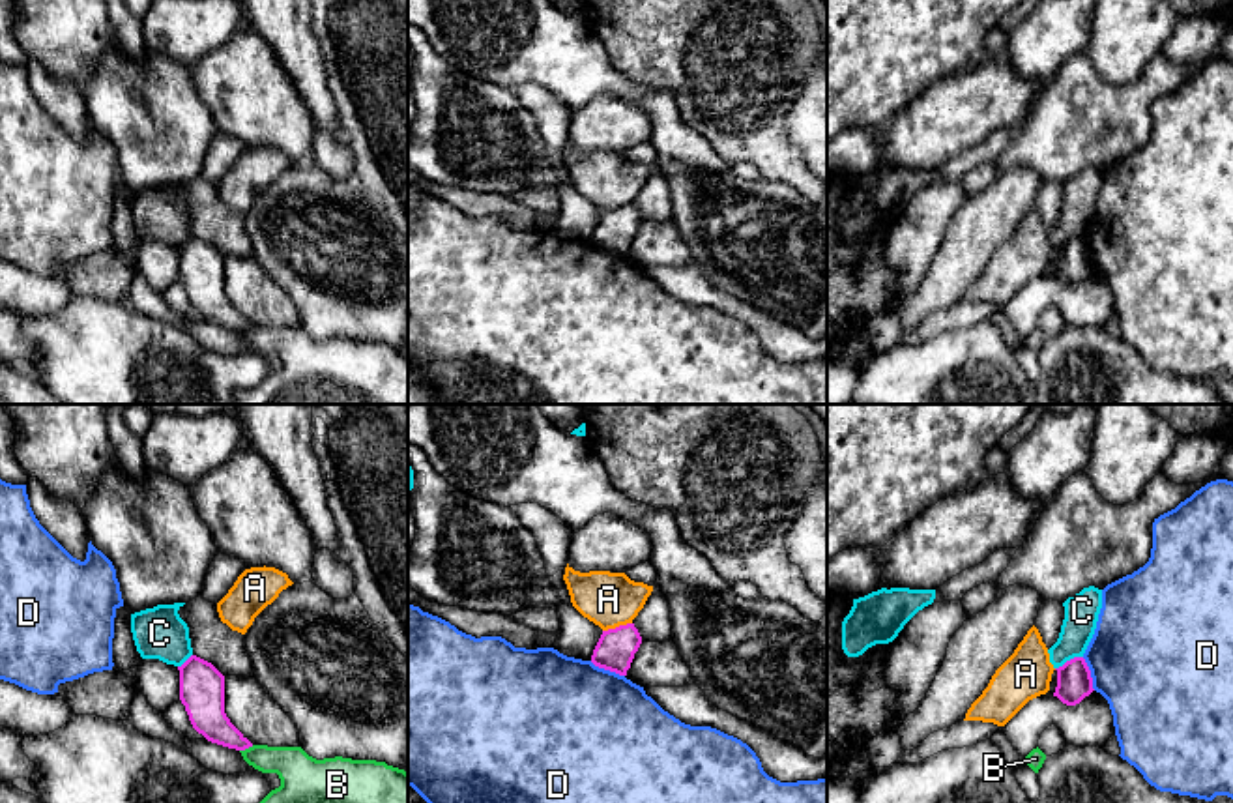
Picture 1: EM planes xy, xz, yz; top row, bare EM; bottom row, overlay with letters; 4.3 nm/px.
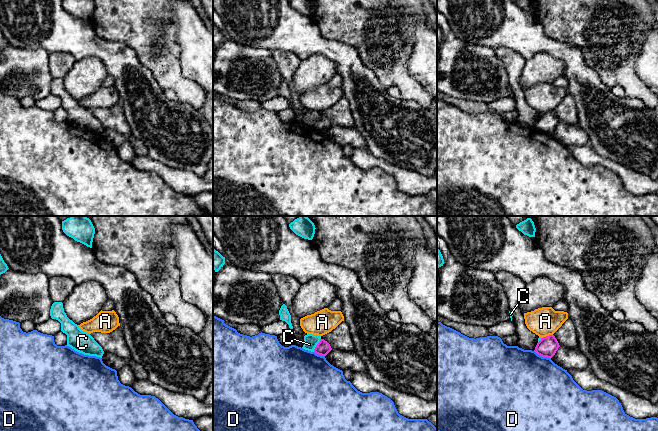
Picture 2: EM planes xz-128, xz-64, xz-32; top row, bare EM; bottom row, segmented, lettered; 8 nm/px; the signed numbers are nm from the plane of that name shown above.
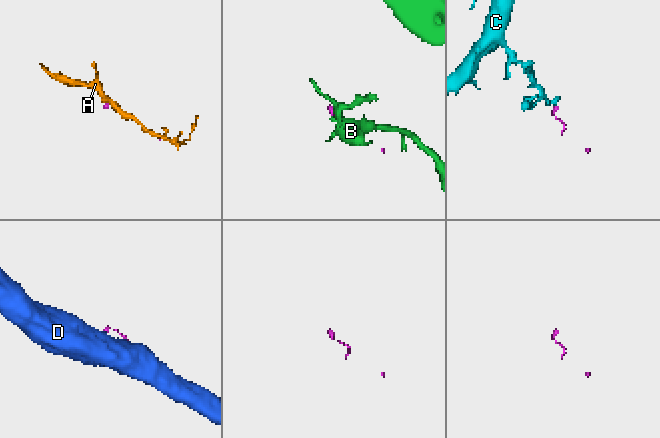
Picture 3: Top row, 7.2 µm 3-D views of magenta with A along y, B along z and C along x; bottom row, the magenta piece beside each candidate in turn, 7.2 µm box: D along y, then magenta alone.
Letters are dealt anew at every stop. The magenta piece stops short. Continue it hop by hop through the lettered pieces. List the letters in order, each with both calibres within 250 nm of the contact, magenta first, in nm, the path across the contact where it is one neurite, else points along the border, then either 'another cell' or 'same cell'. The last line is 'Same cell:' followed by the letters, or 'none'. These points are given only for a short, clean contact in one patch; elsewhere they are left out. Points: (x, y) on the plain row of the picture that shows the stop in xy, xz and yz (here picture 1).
A: 170/240 nm | along xz (631, 203), (603, 212) | another cell
B: 160/170 nm | another cell
C: 150/150 nm | along yz (1082, 236), (1074, 236), (1056, 249) | another cell
D: 170/500 nm | another cell
Same cell: none

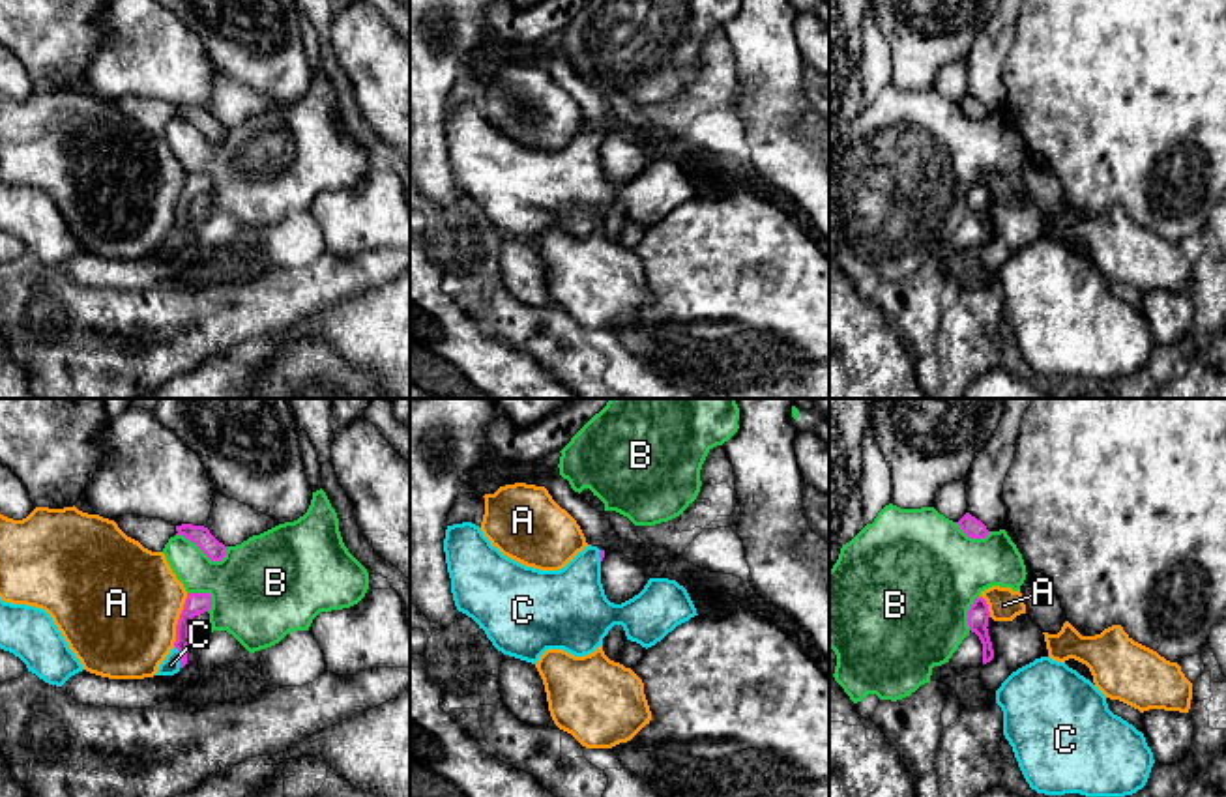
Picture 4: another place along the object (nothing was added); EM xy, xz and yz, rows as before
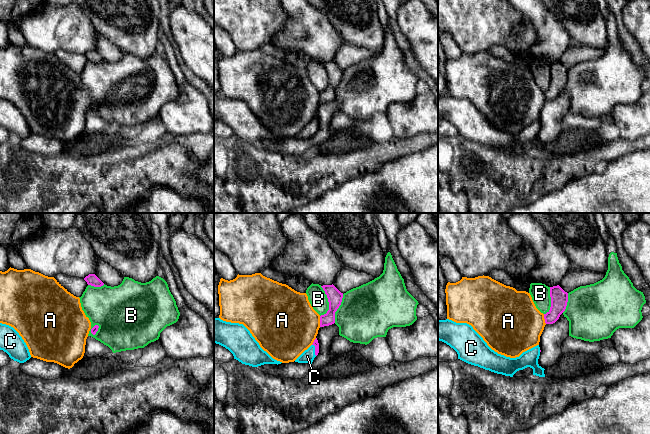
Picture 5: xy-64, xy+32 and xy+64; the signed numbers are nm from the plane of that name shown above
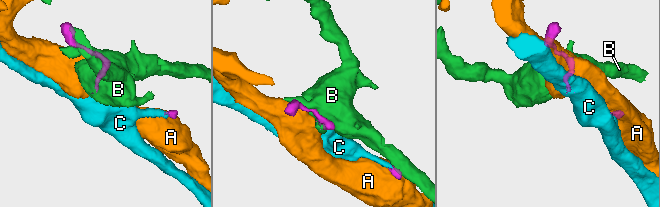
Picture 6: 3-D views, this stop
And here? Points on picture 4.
A: 100/500 nm | another cell
B: 90/320 nm | another cell
C: 100/80 nm | same cell
Same cell: C

